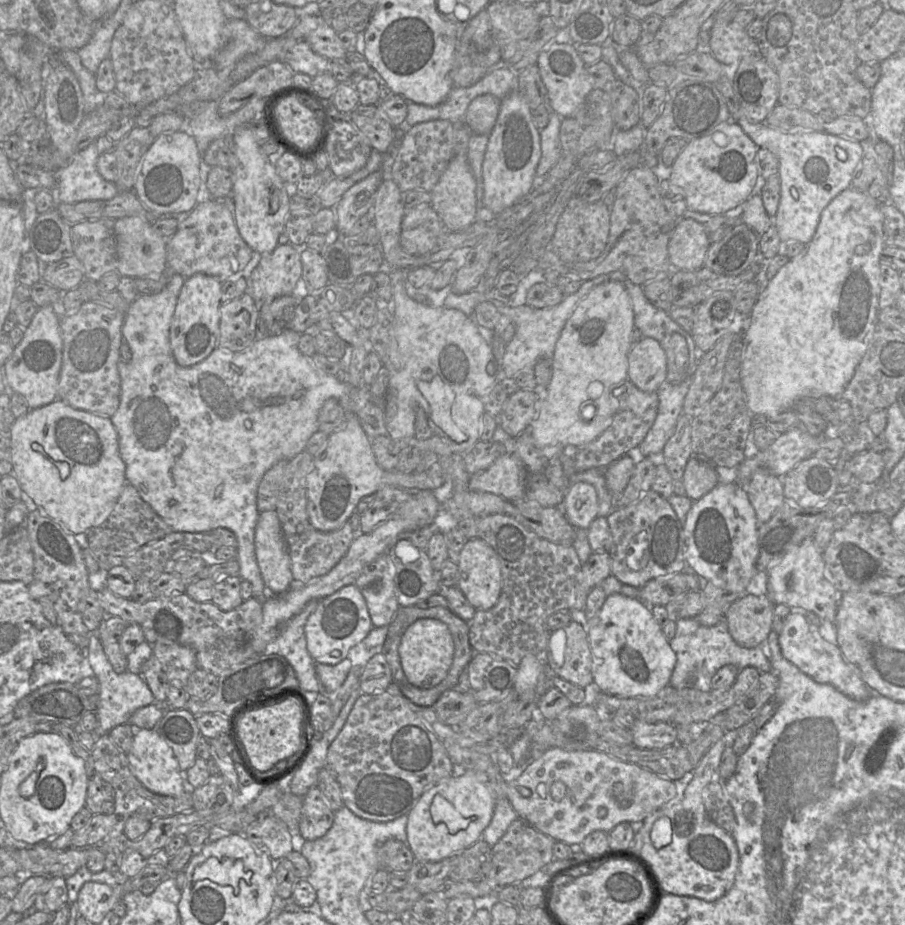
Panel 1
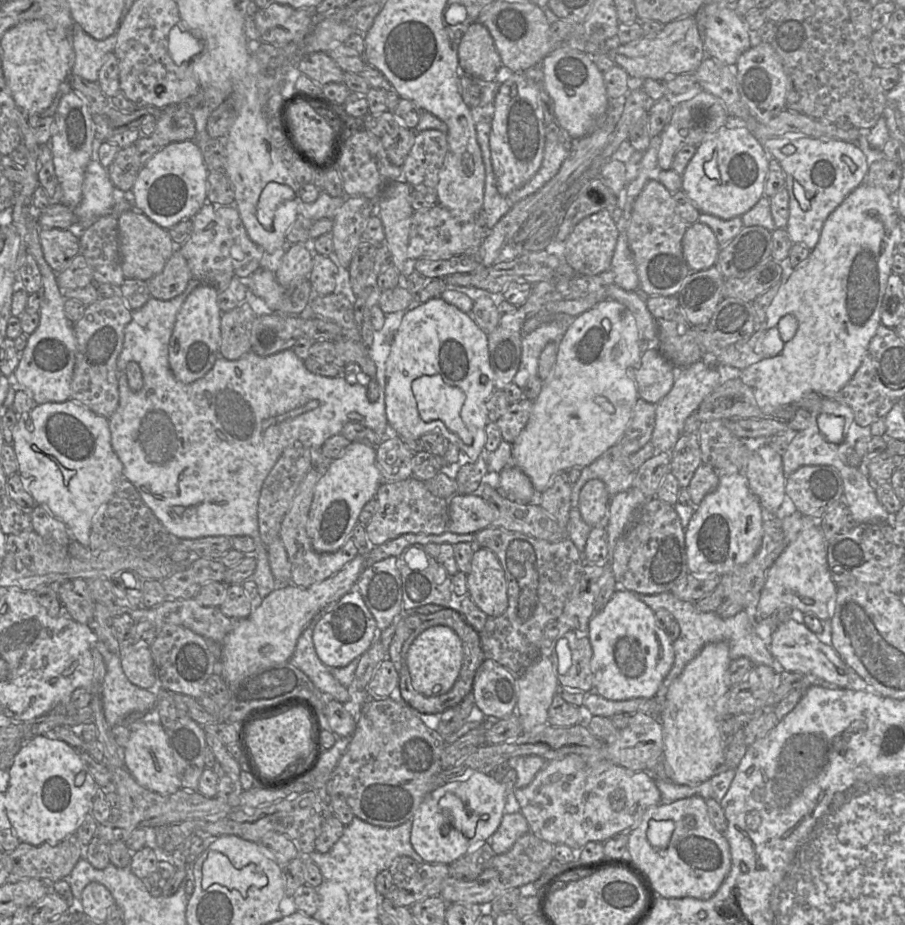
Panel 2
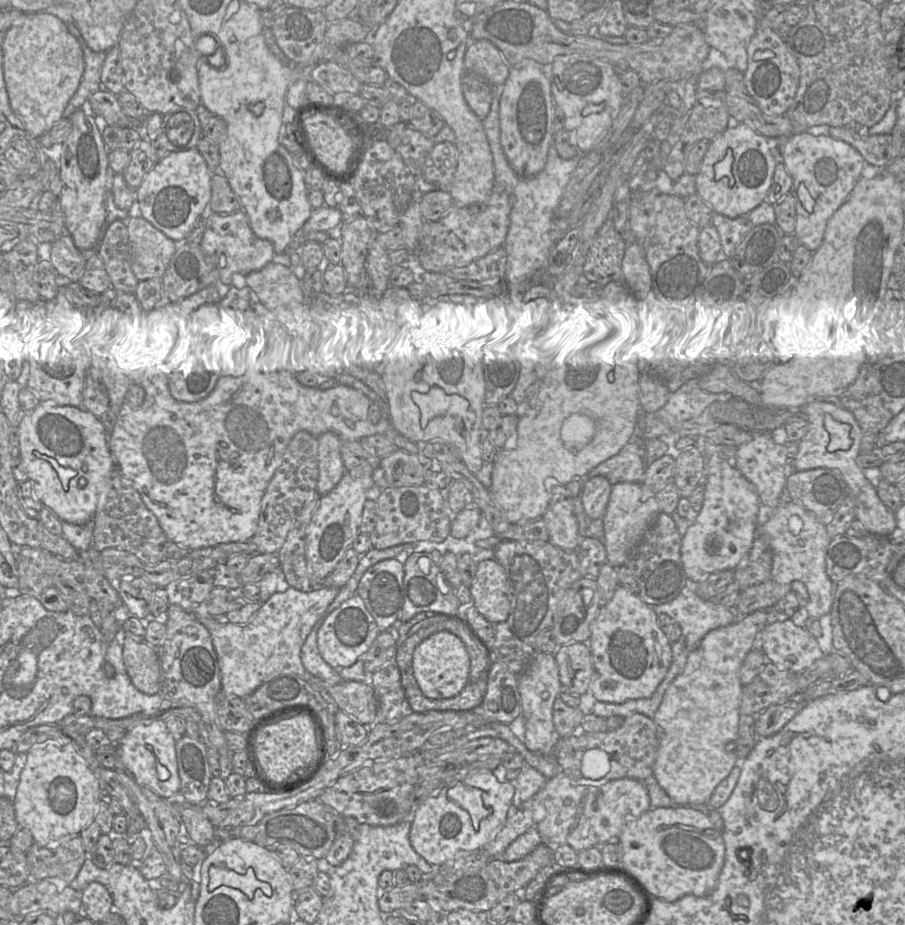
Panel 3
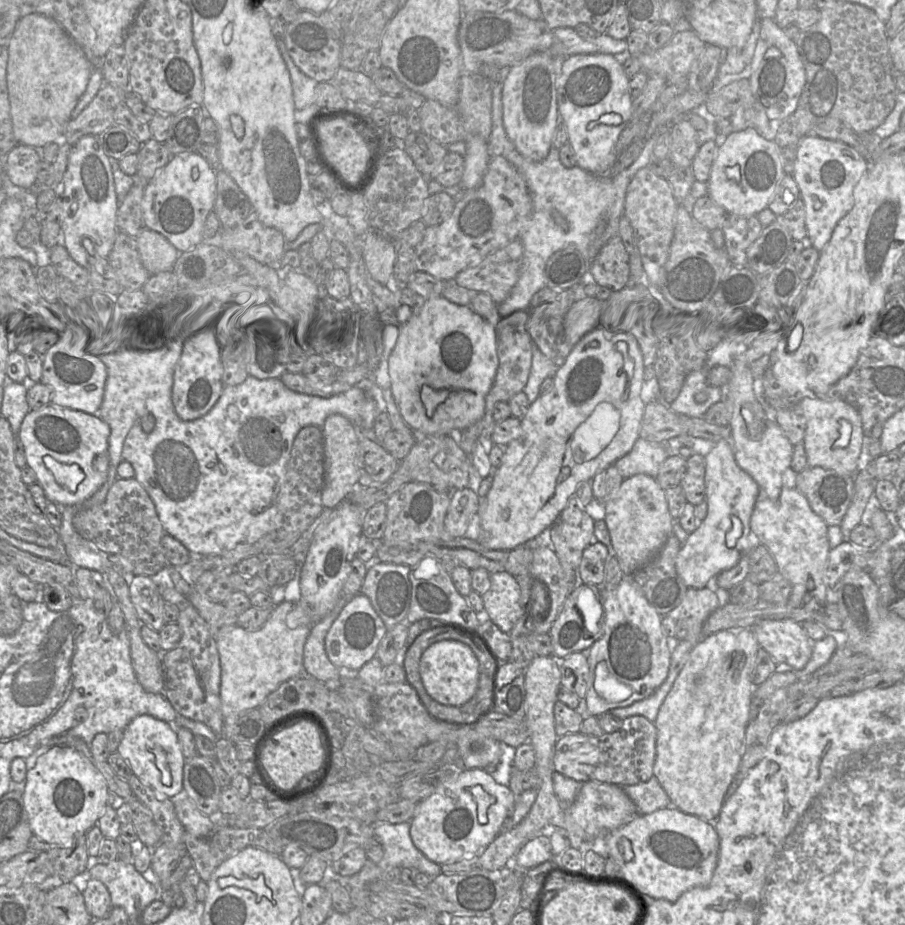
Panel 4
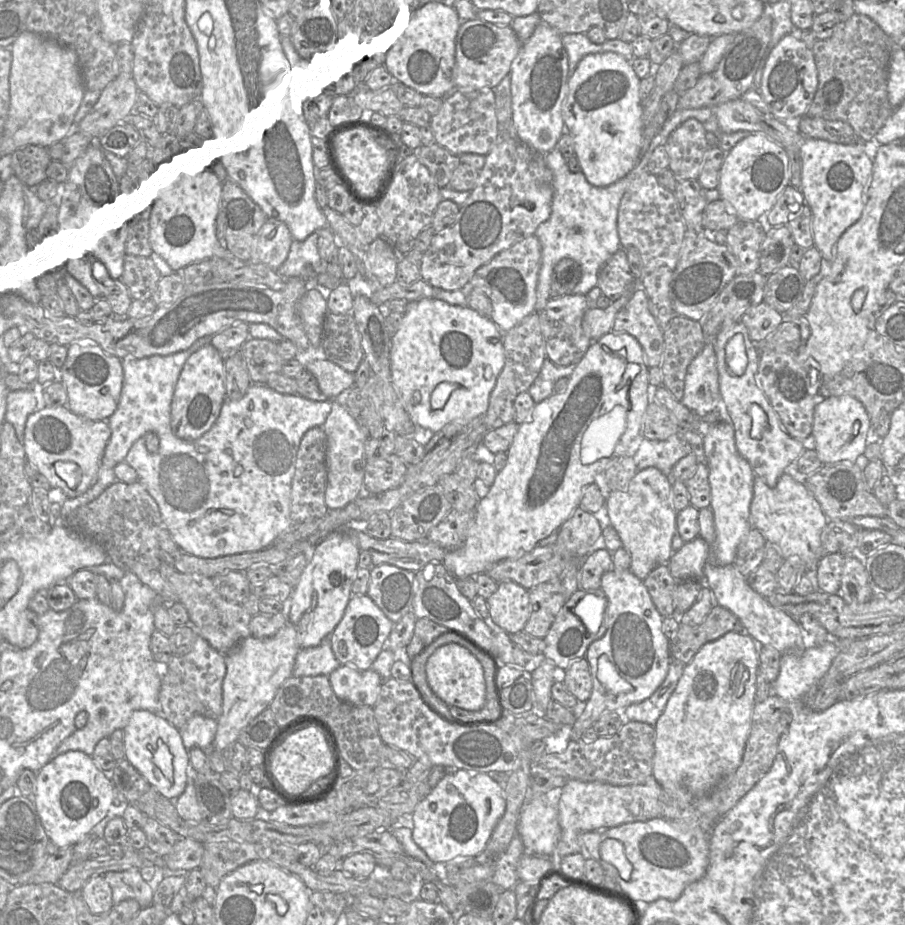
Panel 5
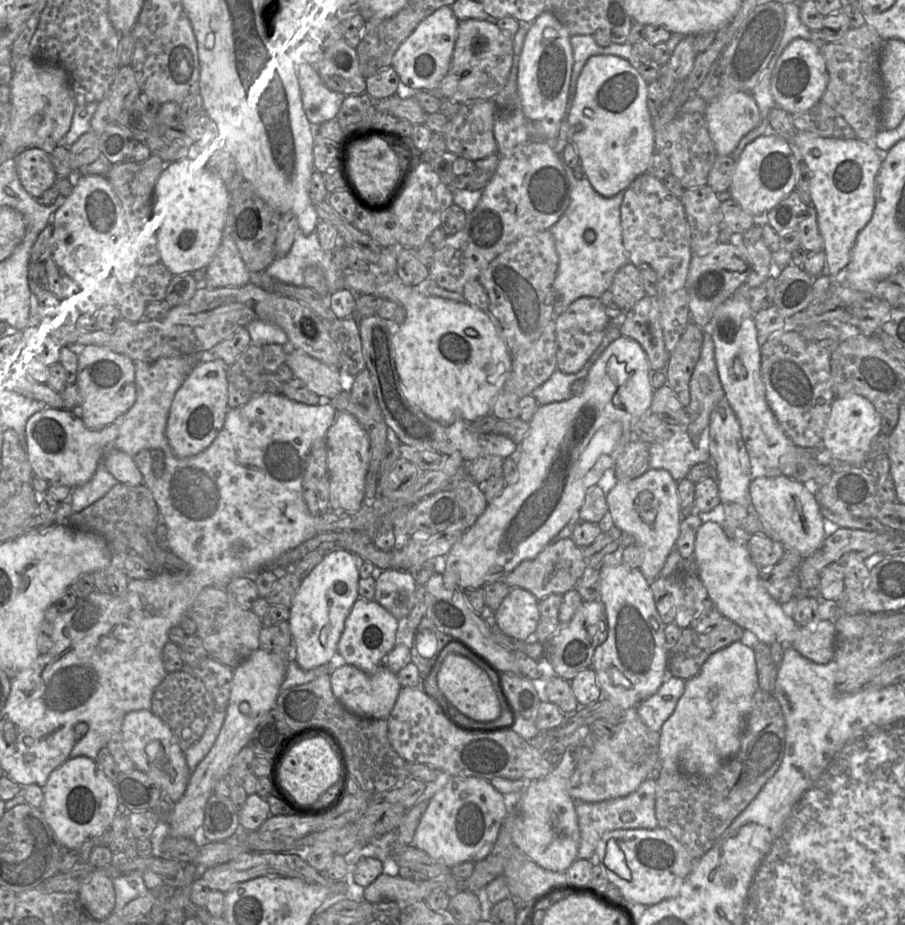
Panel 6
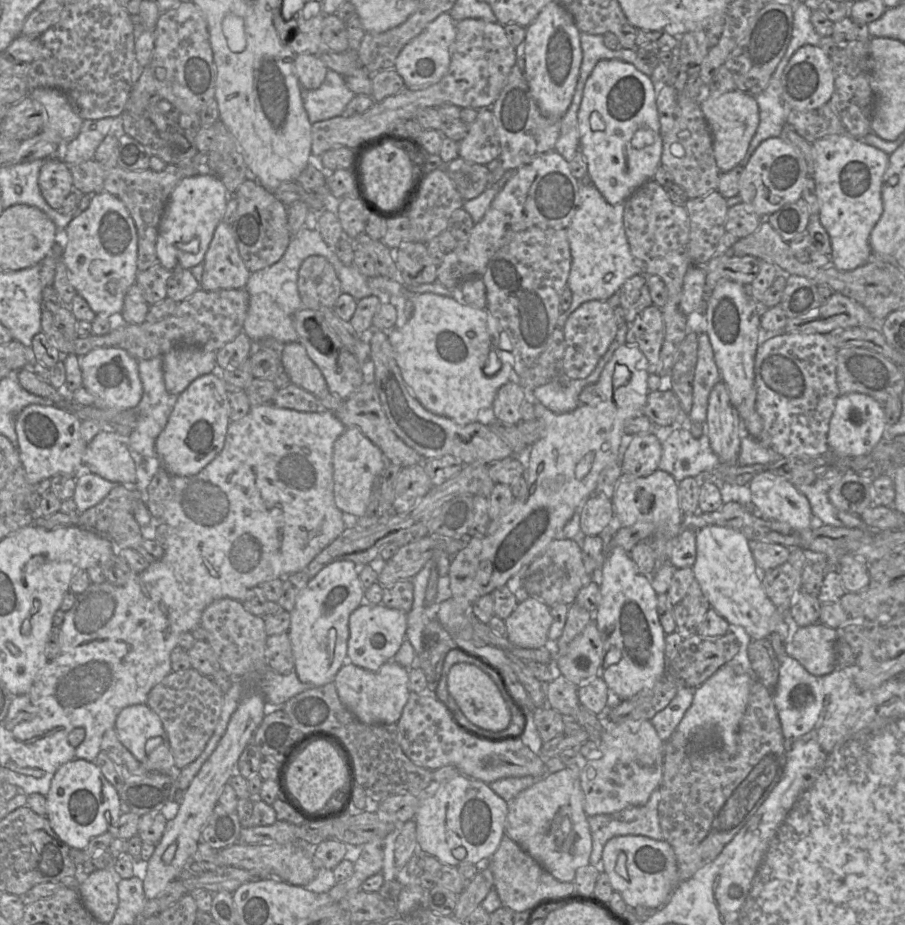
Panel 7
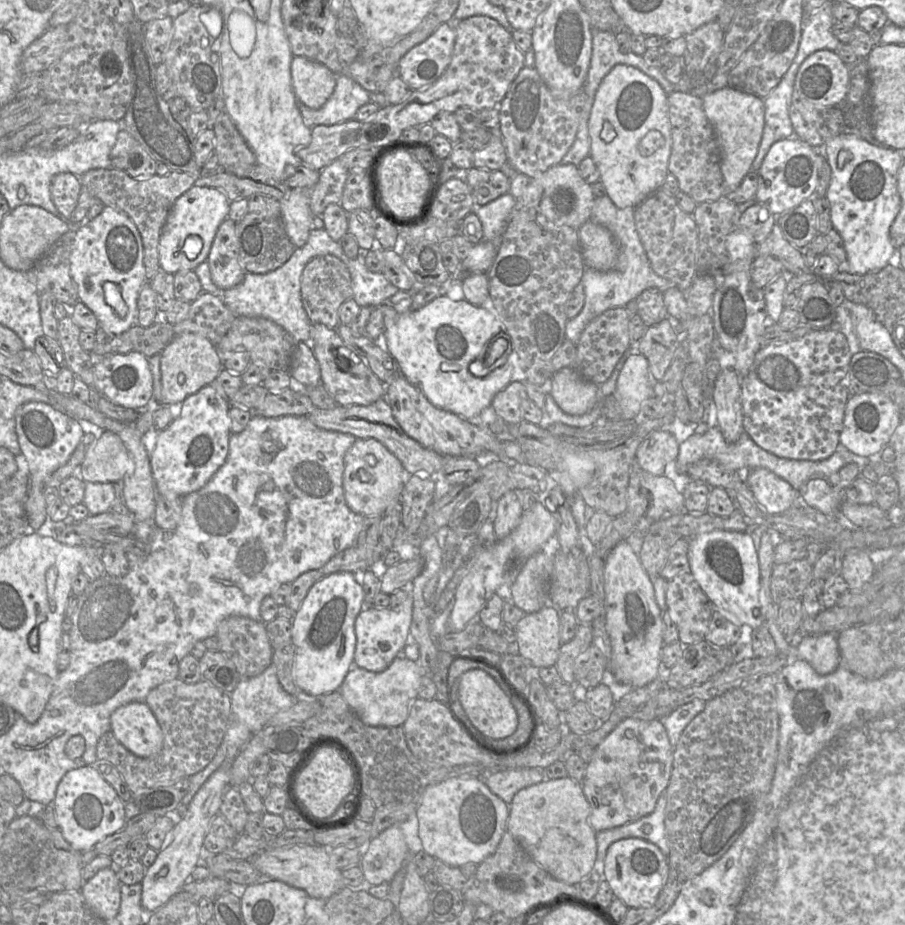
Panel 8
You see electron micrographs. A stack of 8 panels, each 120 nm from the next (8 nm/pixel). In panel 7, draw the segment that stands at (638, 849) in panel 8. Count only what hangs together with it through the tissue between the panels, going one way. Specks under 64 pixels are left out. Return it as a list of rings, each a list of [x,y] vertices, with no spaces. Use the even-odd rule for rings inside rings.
[[[624,835],[624,836],[615,836],[607,841],[603,848],[602,852],[602,867],[603,871],[607,874],[610,884],[614,891],[617,891],[625,903],[630,907],[644,907],[644,908],[660,908],[664,903],[668,901],[670,896],[672,895],[677,880],[677,862],[676,857],[671,845],[665,840],[655,840],[643,835]]]

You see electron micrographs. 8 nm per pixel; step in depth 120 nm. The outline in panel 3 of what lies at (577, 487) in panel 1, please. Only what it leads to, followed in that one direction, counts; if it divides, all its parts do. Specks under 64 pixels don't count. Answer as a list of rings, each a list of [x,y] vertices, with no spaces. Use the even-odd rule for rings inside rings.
[[[603,476],[591,477],[581,487],[581,500],[586,515],[591,519],[603,518],[611,495],[612,484]]]

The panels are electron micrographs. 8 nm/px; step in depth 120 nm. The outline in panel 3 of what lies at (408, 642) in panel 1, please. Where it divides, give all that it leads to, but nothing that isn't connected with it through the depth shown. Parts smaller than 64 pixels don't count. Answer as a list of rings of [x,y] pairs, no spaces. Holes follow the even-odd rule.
[[[443,630],[432,634],[415,648],[412,668],[417,684],[427,698],[452,698],[469,682],[471,658],[460,636],[455,632]]]

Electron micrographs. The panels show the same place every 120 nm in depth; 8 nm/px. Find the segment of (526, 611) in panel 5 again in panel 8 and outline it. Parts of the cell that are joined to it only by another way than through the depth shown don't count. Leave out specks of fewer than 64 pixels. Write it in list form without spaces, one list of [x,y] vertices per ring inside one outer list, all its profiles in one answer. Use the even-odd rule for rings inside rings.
[[[551,604],[525,614],[514,628],[519,655],[533,668],[554,666],[561,646],[559,610]]]

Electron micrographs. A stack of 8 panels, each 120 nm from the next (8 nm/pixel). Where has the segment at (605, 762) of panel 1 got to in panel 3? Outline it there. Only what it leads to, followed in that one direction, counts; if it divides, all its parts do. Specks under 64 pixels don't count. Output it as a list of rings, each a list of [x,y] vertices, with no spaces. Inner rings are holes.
[[[565,772],[546,780],[543,789],[532,799],[541,801],[546,810],[545,818],[536,825],[543,842],[552,846],[568,845],[576,852],[591,847],[600,847],[601,850],[601,846],[608,841],[618,839],[629,820],[641,816],[651,808],[648,791],[640,780],[620,778],[606,781],[604,777],[592,780],[583,776],[575,778]]]

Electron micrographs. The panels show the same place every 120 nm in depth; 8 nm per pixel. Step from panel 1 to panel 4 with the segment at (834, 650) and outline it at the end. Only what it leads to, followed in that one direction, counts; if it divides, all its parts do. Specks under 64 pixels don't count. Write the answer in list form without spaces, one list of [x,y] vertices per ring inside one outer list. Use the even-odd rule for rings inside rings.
[[[764,619],[750,629],[778,668],[801,670],[809,662],[813,642],[801,624],[791,619]]]

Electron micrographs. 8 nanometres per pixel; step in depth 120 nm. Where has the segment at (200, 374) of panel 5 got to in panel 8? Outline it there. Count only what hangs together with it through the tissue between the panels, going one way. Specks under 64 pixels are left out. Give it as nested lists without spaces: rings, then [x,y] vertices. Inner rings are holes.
[[[216,381],[182,402],[178,417],[160,432],[151,455],[151,470],[157,493],[167,498],[183,498],[207,484],[228,455],[230,408],[228,398]]]

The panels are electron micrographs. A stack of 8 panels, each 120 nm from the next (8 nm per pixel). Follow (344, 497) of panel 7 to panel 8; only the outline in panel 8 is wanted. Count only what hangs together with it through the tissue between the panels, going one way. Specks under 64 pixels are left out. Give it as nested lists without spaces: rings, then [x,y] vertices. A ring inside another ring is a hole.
[[[356,439],[344,456],[343,490],[347,506],[364,517],[383,515],[391,503],[401,502],[408,474],[399,459],[382,443],[373,439]]]

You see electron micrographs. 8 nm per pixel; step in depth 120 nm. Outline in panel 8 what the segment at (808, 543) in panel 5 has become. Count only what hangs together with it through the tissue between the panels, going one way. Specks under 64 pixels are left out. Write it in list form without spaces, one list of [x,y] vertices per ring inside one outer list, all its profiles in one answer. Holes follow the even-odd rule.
[[[767,469],[746,471],[745,481],[757,503],[770,515],[786,513],[802,504],[798,492],[787,481]]]

